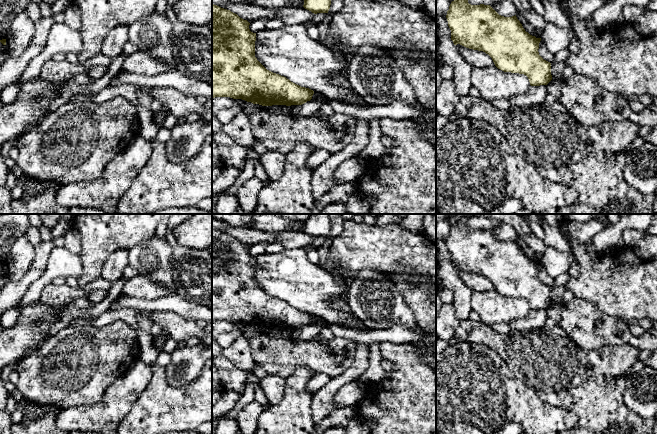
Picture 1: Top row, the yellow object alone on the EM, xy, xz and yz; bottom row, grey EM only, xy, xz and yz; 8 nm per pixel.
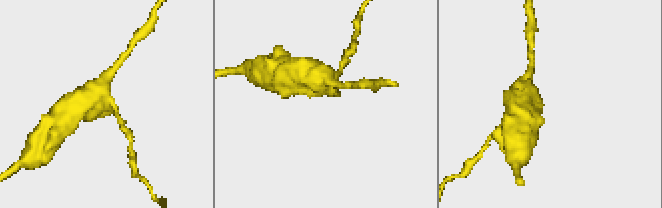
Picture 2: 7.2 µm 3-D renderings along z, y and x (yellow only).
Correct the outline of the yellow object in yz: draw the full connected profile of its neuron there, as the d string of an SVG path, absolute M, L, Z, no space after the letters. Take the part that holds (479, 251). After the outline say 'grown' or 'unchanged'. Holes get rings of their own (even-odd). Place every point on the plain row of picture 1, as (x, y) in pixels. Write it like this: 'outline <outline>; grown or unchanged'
outline M465 214L449 219L456 221L446 239L454 269L485 276L498 293L526 299L531 310L552 304L551 287L538 276L541 262L526 256L516 239L504 241L490 229L471 229Z; unchanged

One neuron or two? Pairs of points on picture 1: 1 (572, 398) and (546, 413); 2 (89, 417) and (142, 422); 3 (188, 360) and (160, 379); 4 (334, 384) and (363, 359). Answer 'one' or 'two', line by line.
1: two
2: two
3: two
4: one

